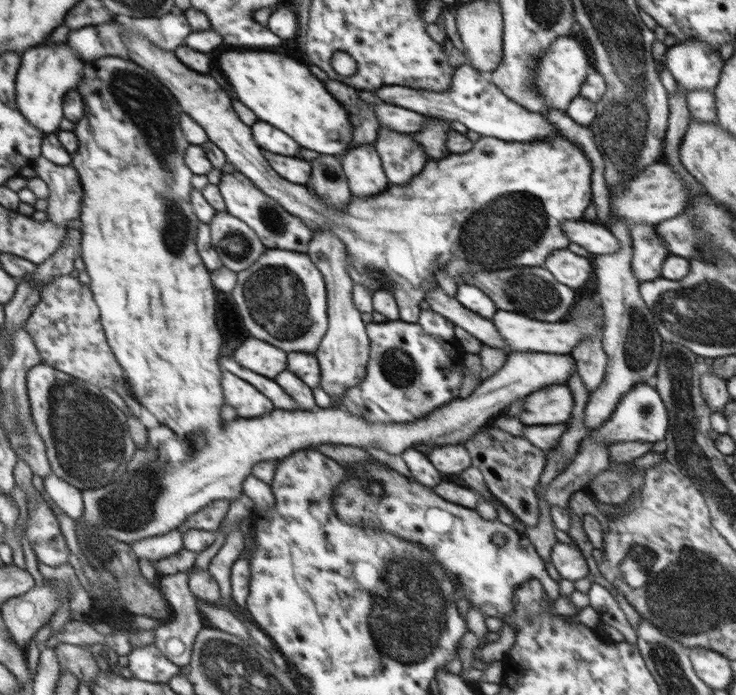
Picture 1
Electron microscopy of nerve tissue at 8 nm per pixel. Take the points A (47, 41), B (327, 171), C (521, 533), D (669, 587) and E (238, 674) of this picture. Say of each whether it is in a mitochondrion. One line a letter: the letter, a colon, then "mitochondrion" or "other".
A: other
B: mitochondrion
C: other
D: mitochondrion
E: mitochondrion

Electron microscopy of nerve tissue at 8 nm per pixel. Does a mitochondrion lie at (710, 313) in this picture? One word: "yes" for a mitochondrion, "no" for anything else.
yes

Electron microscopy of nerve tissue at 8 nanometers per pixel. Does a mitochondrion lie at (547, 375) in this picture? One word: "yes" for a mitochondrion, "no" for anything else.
no

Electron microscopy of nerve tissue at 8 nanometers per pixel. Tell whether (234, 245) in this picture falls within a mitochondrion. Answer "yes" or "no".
yes

